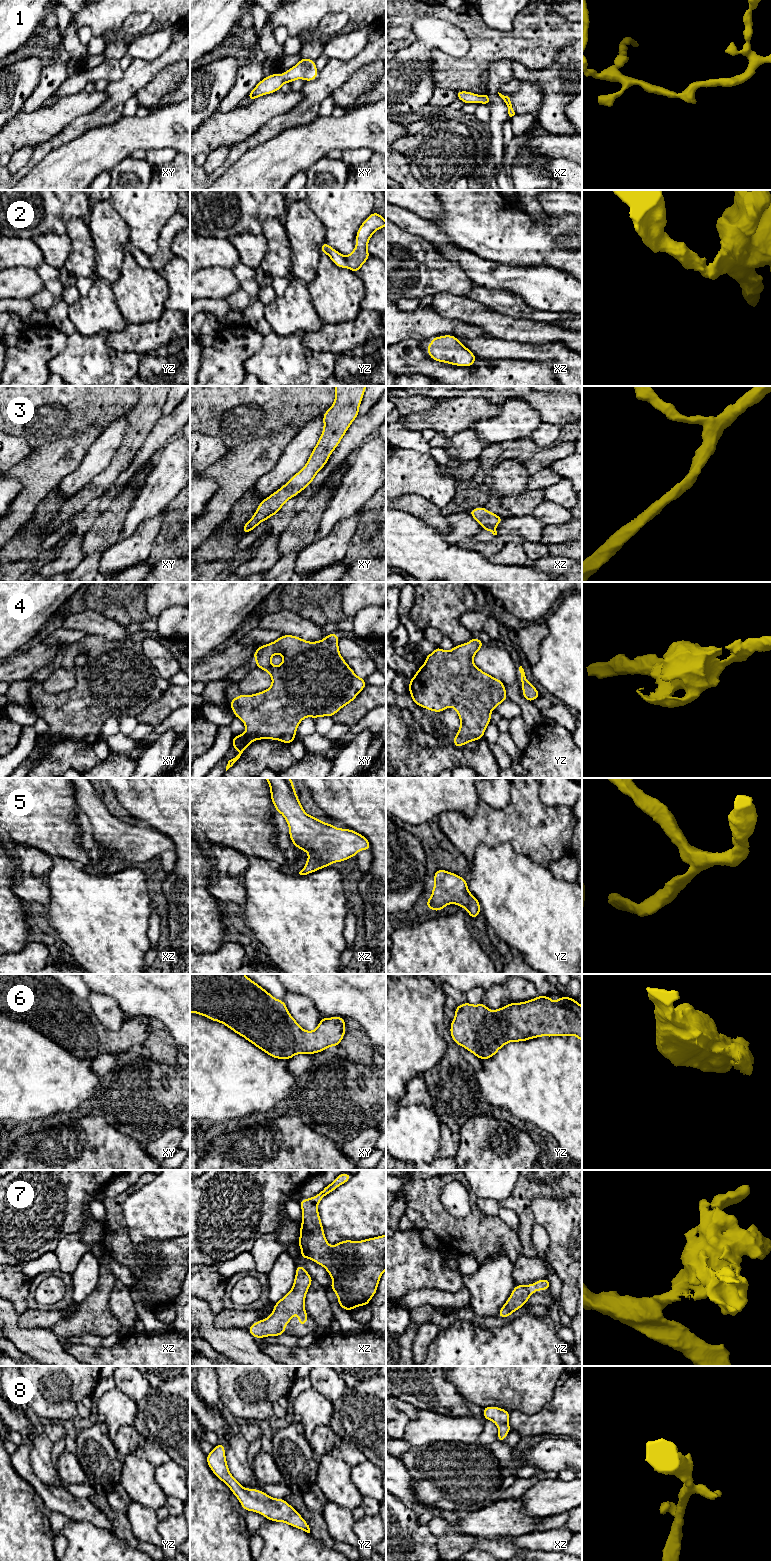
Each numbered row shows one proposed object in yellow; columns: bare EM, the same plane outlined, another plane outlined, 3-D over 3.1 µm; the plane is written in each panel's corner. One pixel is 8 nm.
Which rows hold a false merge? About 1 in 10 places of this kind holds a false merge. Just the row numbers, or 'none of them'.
none of them

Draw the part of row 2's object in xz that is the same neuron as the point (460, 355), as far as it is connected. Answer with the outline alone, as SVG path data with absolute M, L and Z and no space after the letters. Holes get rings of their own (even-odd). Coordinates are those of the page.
M453 335L434 337L427 346L431 359L455 366L473 366L477 357Z

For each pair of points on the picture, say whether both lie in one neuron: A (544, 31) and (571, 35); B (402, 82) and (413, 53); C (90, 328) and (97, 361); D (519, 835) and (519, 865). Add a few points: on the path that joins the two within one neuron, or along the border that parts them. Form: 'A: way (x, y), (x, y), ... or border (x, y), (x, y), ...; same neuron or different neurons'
A: way (551, 33), (564, 33); same neuron
B: way (408, 75), (413, 60); same neuron
C: border (77, 331), (87, 336), (103, 330), (108, 332); different neurons
D: border (496, 847), (509, 843), (516, 851), (539, 865); different neurons

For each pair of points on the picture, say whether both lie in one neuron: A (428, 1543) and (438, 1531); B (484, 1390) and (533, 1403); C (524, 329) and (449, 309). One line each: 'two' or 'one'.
A: two
B: one
C: one

